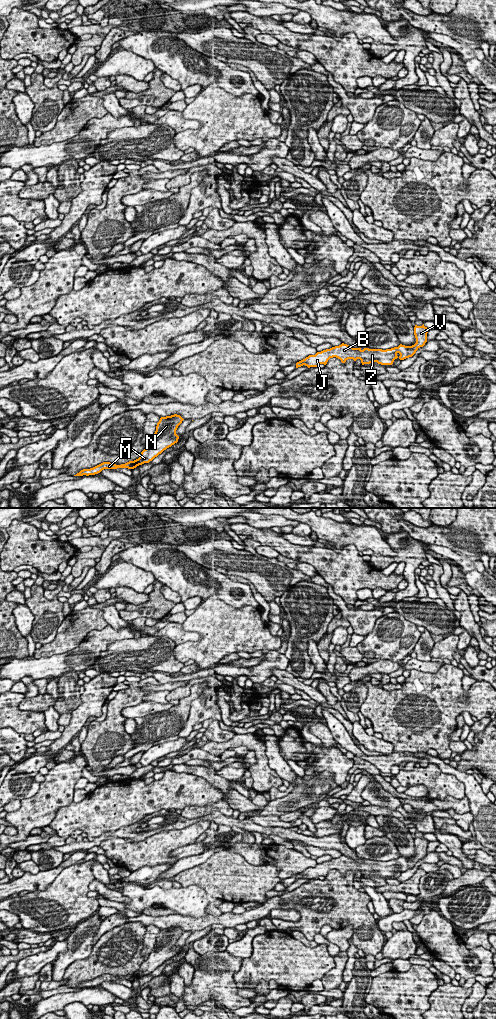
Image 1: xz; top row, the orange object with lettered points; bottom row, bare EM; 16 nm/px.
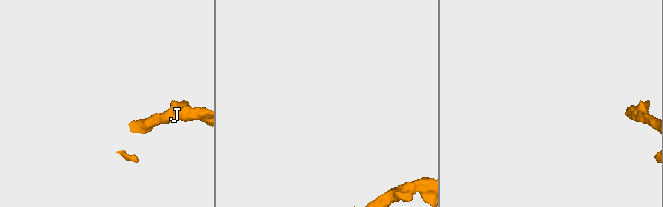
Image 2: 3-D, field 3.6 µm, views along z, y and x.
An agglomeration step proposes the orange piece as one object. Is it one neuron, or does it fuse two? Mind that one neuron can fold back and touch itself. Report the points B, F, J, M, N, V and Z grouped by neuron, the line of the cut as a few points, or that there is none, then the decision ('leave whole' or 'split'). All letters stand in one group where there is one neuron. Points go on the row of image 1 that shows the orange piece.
B F J M N V Z; no cut; leave whole

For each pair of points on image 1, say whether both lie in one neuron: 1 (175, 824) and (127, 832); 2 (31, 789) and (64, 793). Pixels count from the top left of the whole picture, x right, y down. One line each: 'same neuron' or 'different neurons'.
1: same neuron
2: different neurons

